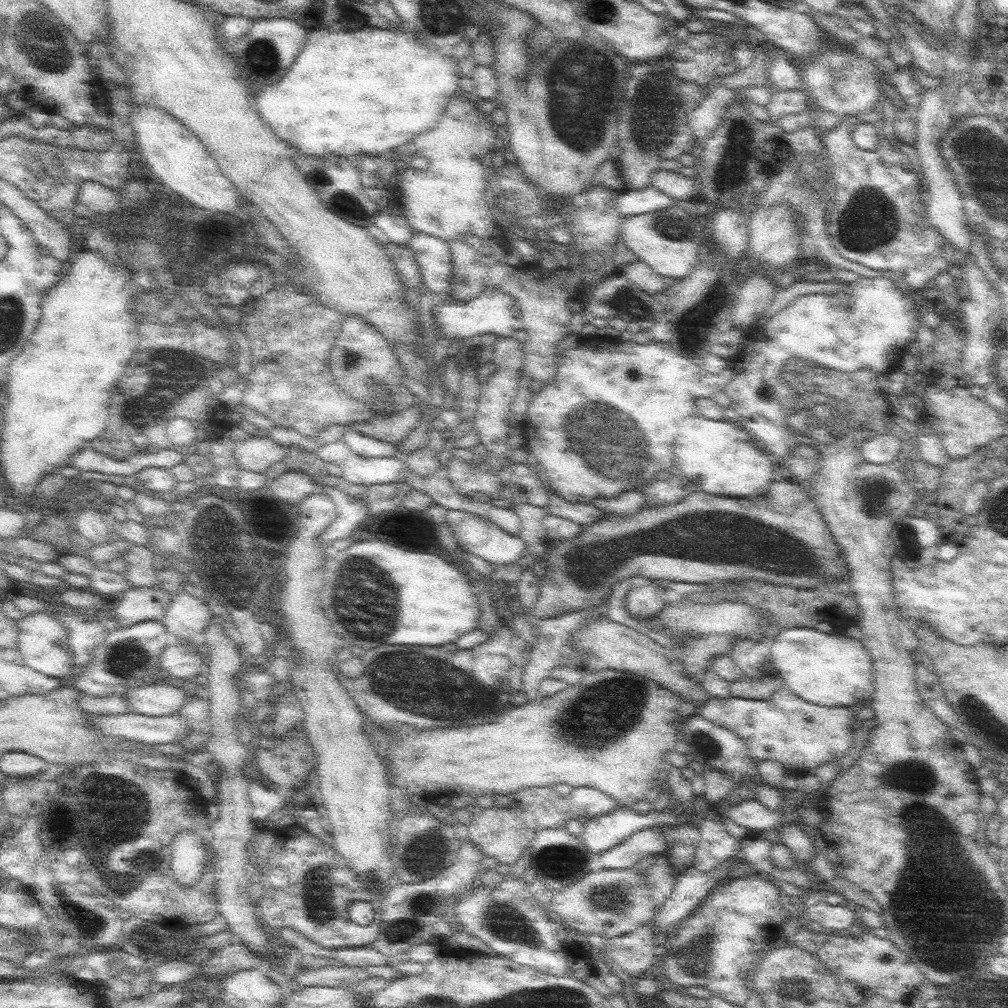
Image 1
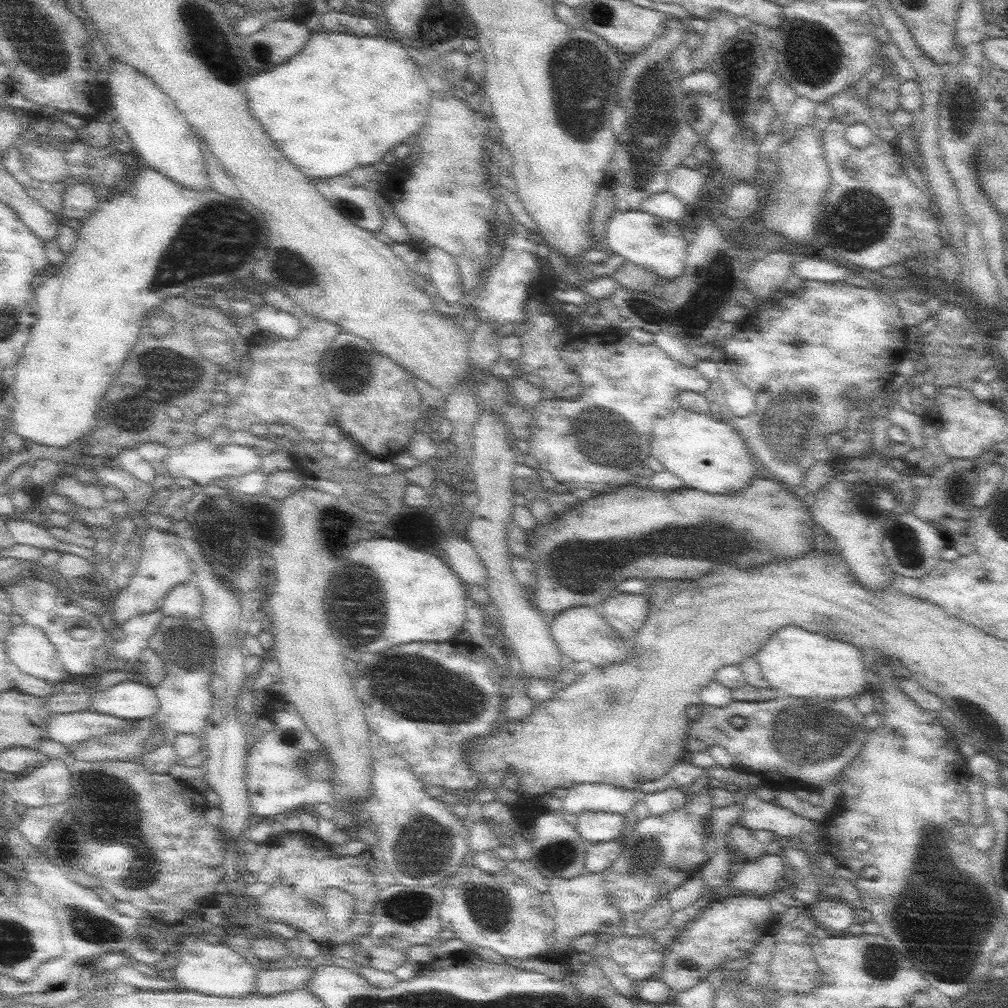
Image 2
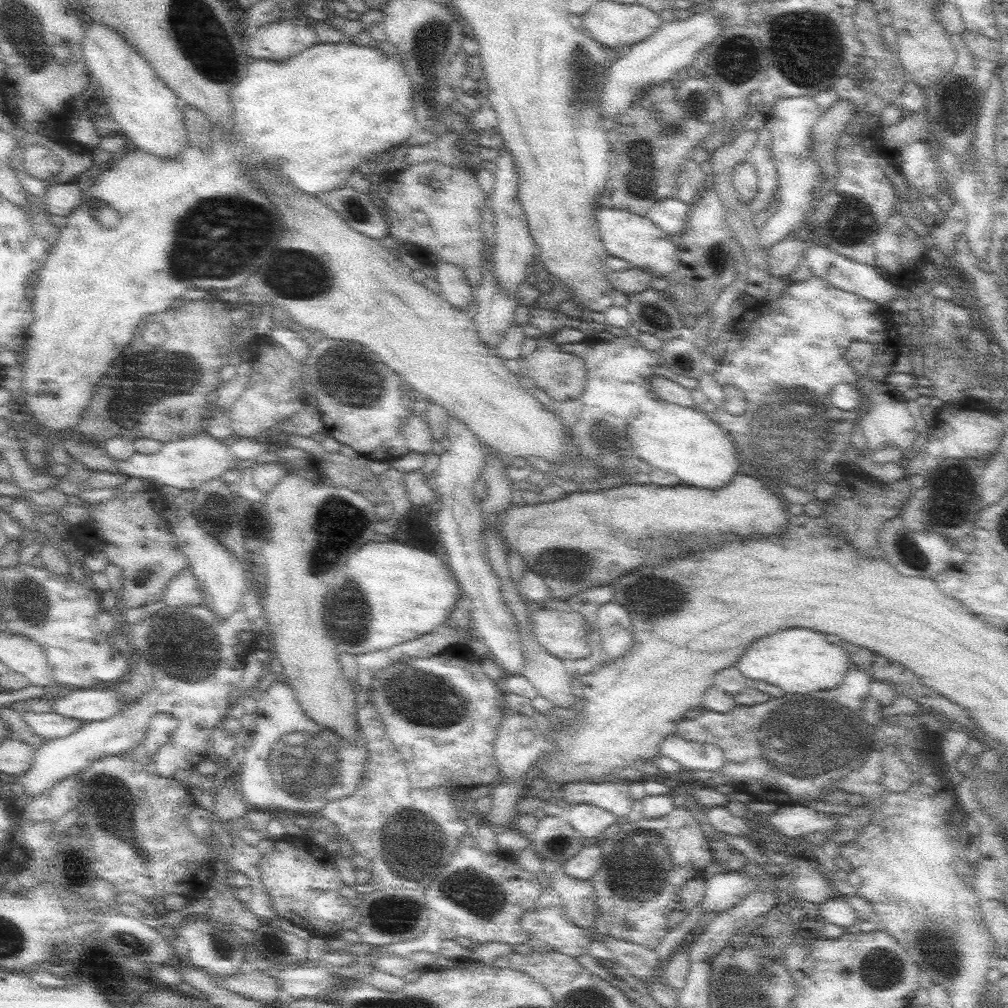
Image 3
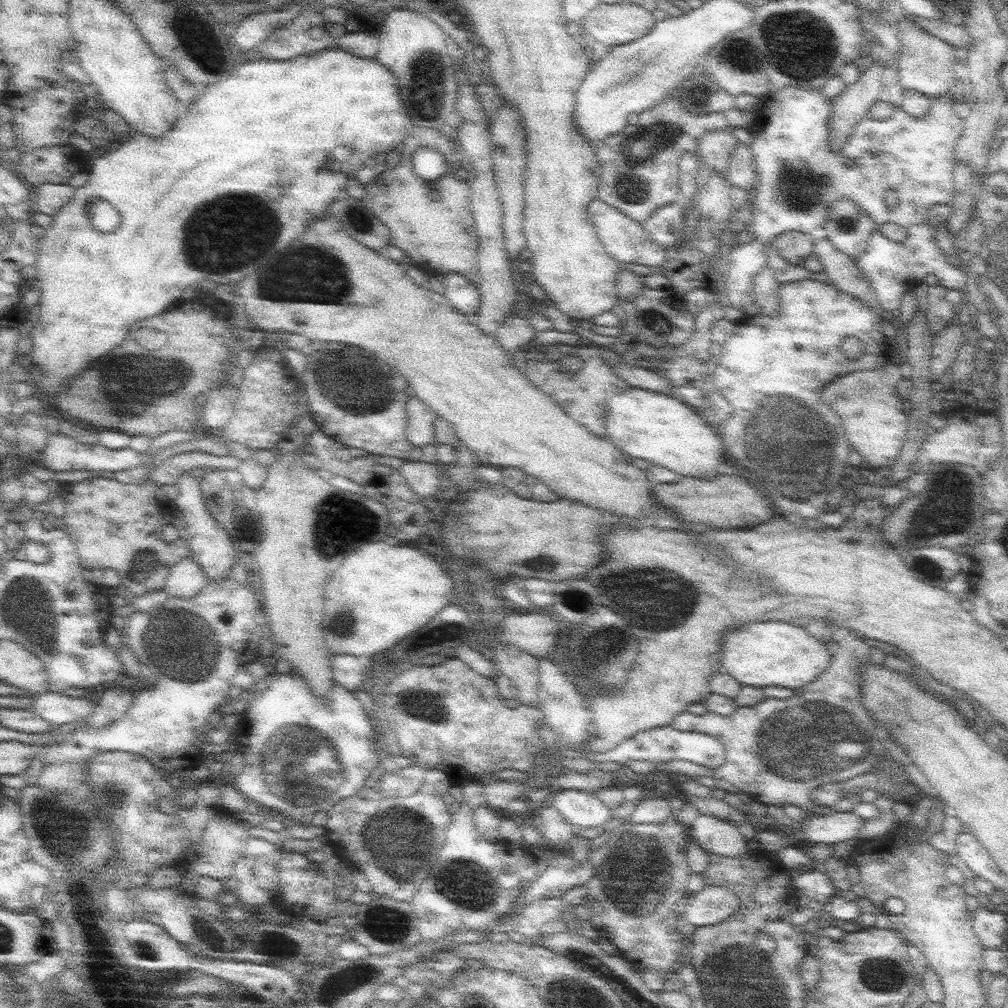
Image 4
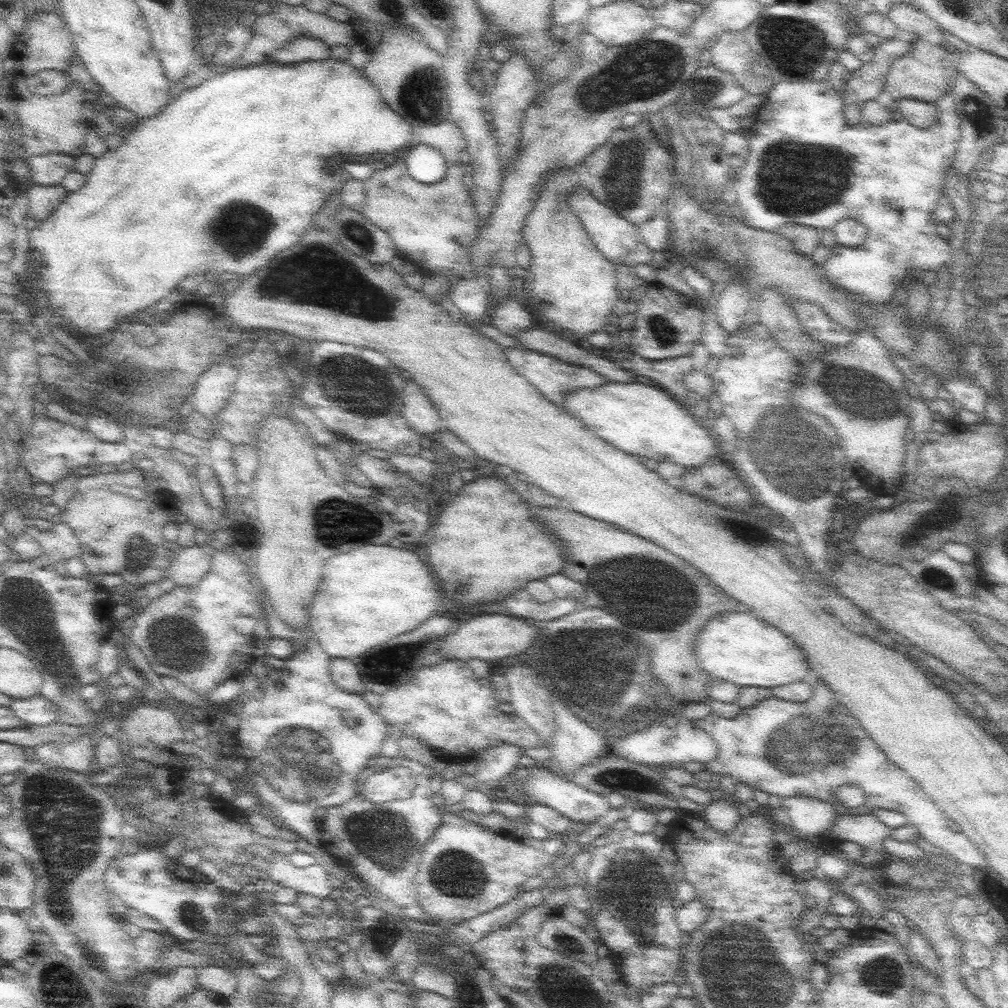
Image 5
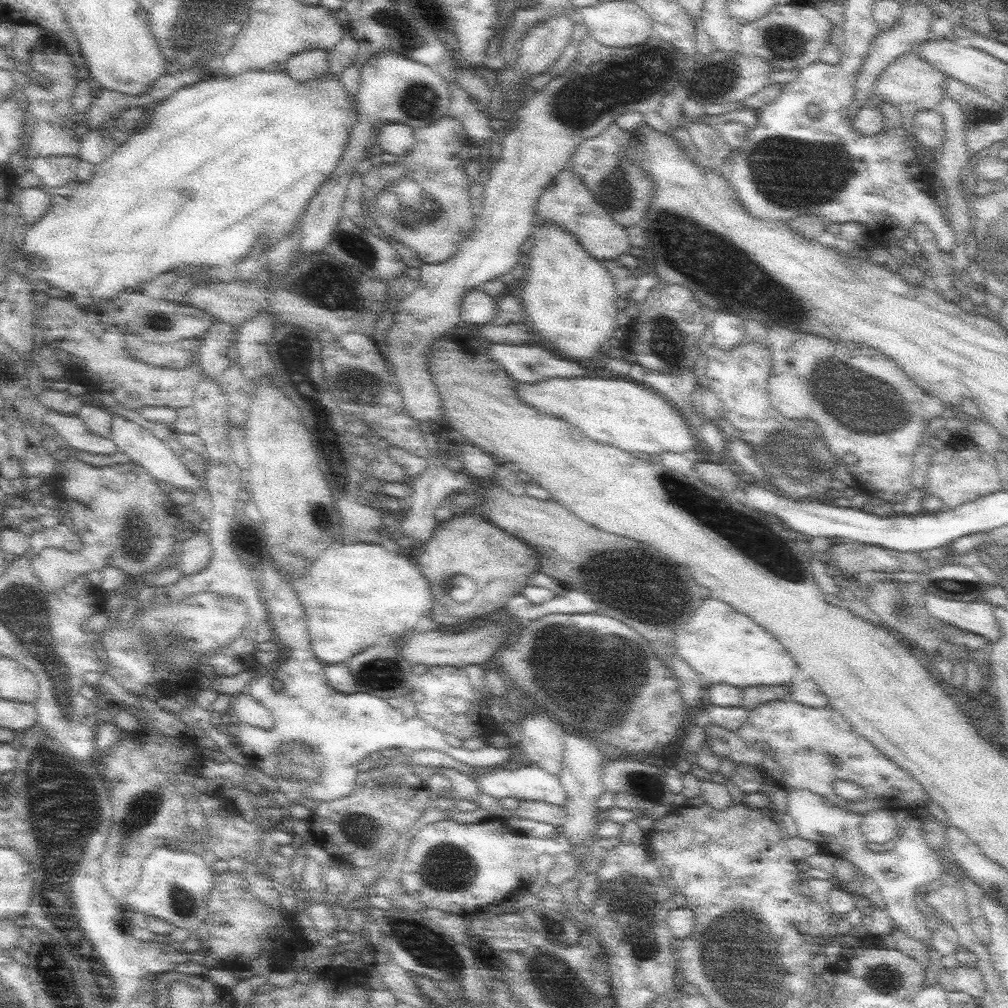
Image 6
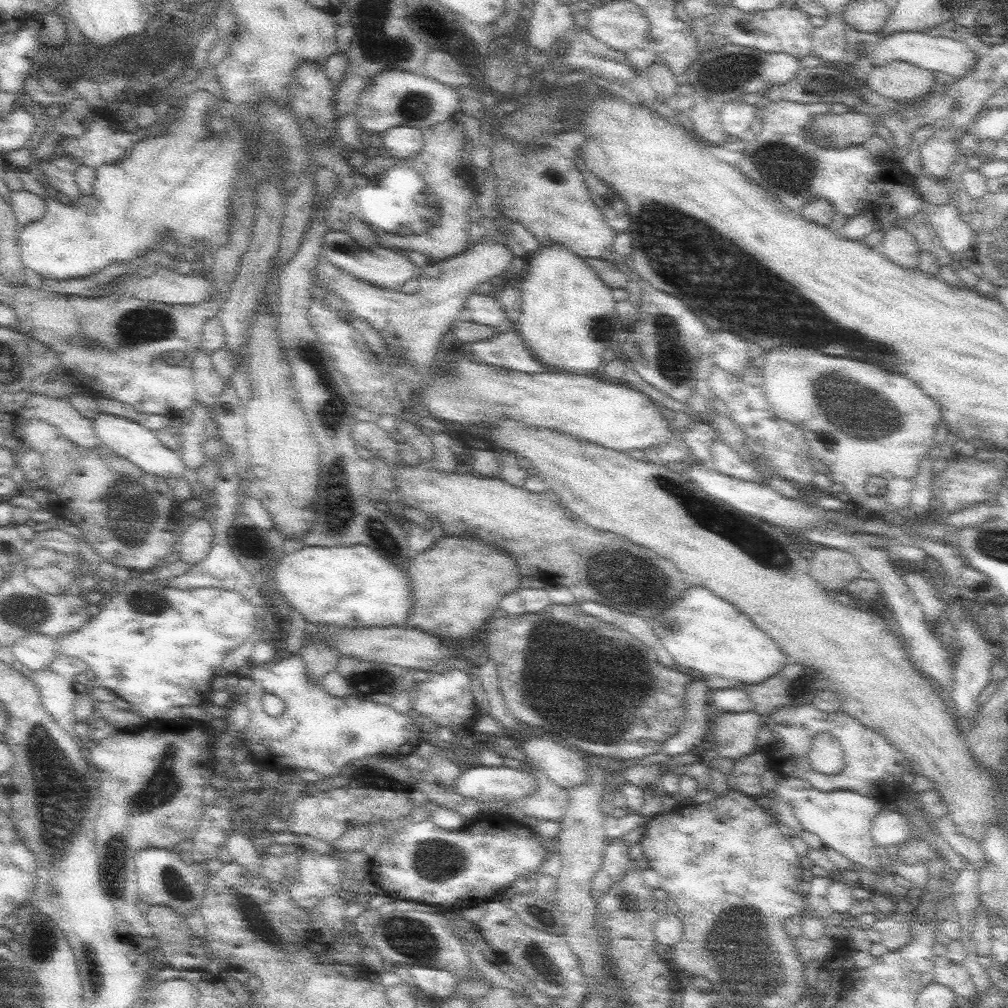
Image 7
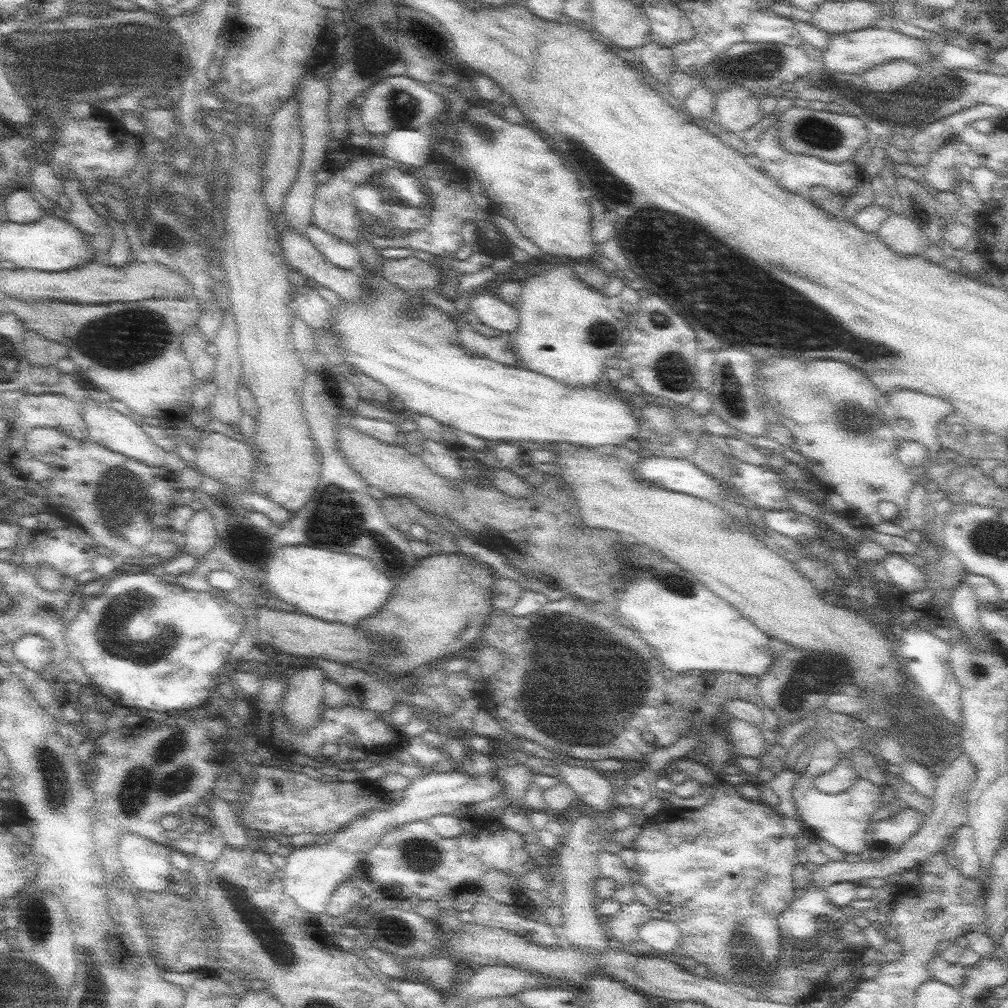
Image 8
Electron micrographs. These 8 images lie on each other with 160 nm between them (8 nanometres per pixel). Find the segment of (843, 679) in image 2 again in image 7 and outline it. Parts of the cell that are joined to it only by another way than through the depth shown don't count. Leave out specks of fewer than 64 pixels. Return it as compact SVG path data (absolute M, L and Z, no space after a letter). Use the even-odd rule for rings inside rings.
M692 586L676 604L656 616L652 626L676 664L706 678L710 690L762 683L781 672L784 664L790 661L776 646L776 641L760 630L752 619L702 586Z

